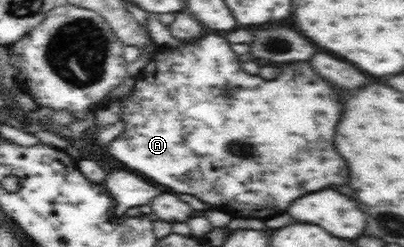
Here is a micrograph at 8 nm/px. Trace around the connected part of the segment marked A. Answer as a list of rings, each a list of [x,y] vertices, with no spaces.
[[[207,35],[191,45],[181,47],[179,51],[177,49],[157,49],[153,53],[151,61],[147,63],[141,79],[133,88],[135,91],[133,91],[131,99],[123,101],[123,109],[121,109],[123,110],[121,119],[125,121],[125,133],[109,145],[109,153],[117,161],[121,161],[127,169],[145,173],[175,193],[195,195],[197,199],[201,199],[205,203],[213,203],[221,211],[225,211],[233,217],[251,217],[253,209],[255,211],[263,211],[263,209],[283,211],[297,199],[297,195],[321,191],[329,185],[337,185],[337,187],[347,185],[347,165],[343,165],[343,159],[339,157],[339,153],[335,153],[335,143],[331,141],[331,137],[335,137],[335,125],[339,125],[339,101],[335,101],[335,89],[329,85],[329,81],[317,77],[317,73],[311,69],[311,65],[307,61],[289,63],[289,65],[281,67],[281,75],[277,79],[265,81],[265,79],[249,75],[241,69],[237,55],[233,53],[233,49],[229,47],[229,43],[223,37]]]

